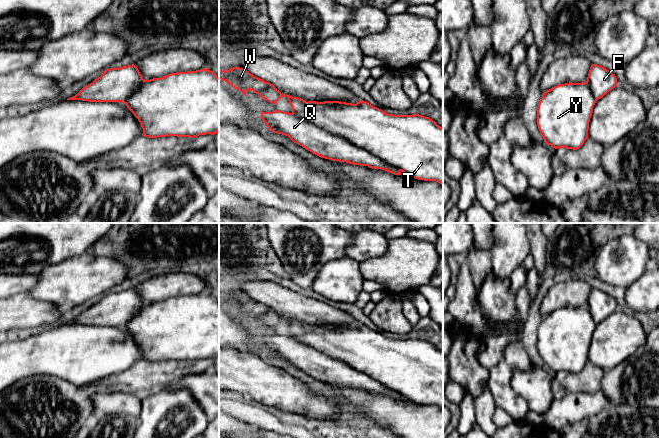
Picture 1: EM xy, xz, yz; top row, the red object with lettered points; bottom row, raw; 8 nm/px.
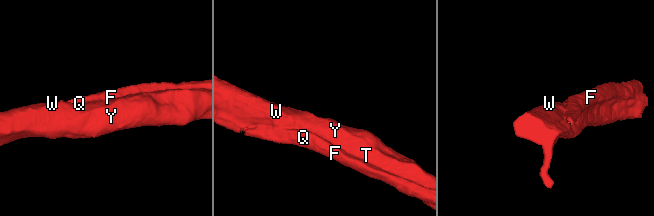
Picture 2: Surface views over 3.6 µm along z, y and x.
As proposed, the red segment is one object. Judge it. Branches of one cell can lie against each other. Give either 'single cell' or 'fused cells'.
single cell

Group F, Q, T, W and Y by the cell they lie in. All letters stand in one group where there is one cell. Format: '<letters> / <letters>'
F Q T W Y

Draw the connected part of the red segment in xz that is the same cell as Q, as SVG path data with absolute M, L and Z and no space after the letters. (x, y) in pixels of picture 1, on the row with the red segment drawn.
M240 67L219 71L219 78L245 96L251 90L272 104L286 96L292 107L291 113L279 110L261 112L261 119L270 131L288 136L321 158L382 169L394 175L404 173L418 180L436 181L443 185L443 128L429 117L388 114L363 100L356 104L304 101L281 93L273 84Z

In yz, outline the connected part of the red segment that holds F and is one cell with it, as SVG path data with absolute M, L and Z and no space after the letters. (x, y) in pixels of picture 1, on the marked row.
M592 64L586 82L559 84L543 93L537 108L537 126L544 142L555 149L579 149L588 138L596 101L617 83L611 71Z

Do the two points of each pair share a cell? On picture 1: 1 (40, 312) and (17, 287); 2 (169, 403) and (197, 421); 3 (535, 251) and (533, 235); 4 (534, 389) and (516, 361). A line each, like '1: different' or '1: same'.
1: different
2: same
3: same
4: different

